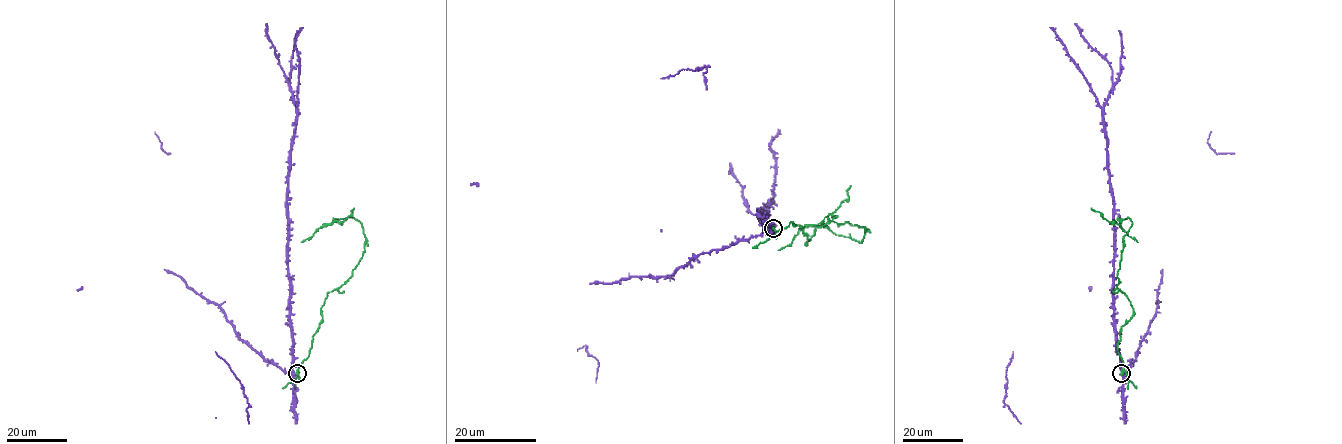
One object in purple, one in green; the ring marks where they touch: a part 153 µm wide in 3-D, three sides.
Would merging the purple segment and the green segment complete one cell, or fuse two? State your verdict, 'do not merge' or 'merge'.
do not merge

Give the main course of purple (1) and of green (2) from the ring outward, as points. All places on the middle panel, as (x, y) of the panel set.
1: (773, 227), (766, 226), (763, 216), (759, 217), (772, 203), (761, 215), (749, 211), (729, 163)
2: (773, 227), (799, 225), (806, 243), (816, 227), (848, 221), (866, 230), (860, 242), (818, 224), (851, 185)

